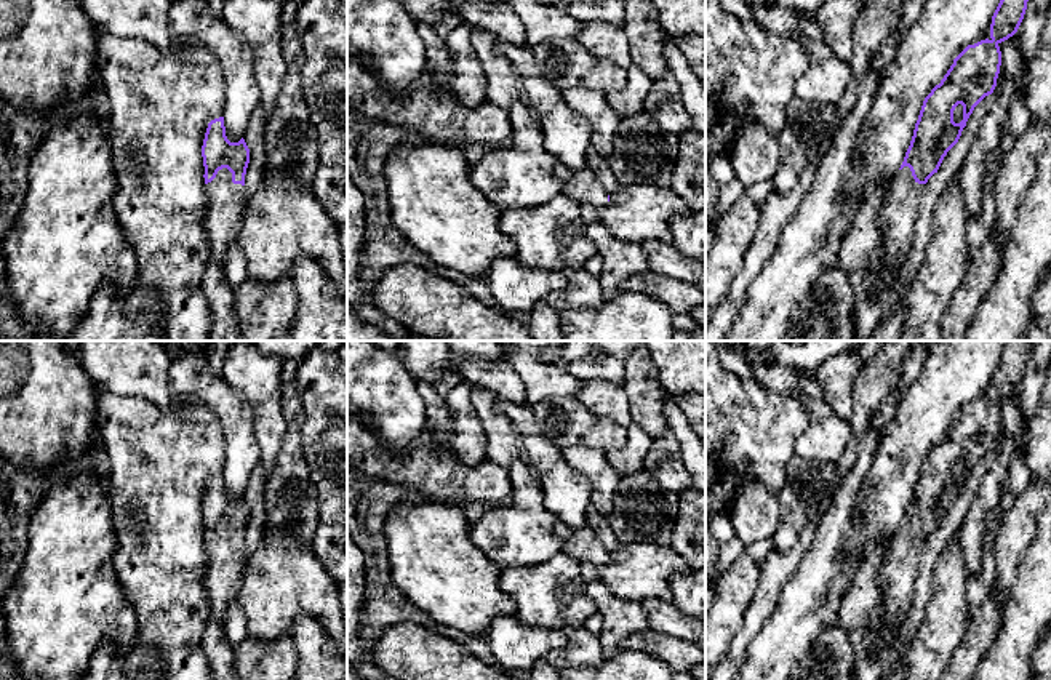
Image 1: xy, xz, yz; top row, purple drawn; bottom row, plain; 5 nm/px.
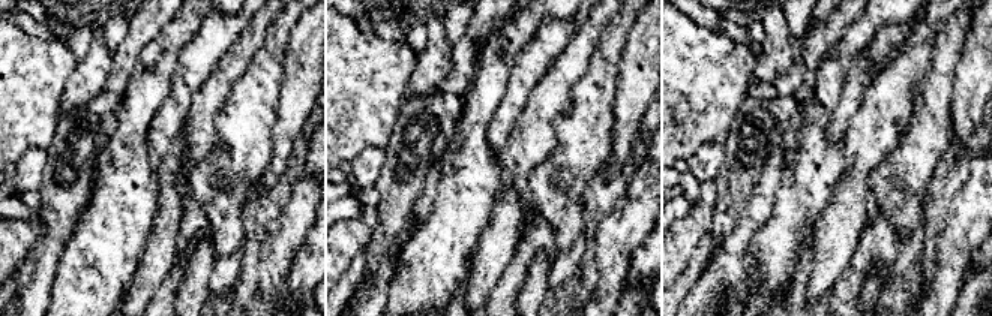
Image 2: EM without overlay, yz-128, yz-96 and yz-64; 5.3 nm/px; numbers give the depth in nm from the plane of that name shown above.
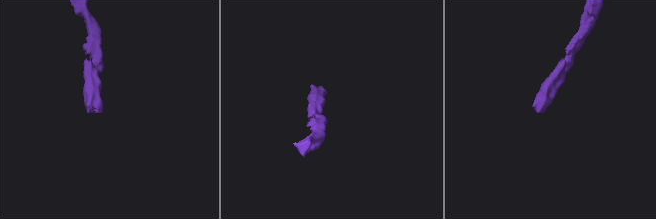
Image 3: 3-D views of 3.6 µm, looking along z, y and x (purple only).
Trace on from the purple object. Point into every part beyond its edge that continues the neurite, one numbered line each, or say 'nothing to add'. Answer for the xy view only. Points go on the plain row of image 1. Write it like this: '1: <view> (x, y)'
1: xy (224, 565)

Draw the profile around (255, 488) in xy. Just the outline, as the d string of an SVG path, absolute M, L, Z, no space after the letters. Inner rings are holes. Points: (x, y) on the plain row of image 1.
M258 464L246 483L245 501L250 507L250 522L245 533L243 544L243 562L246 563L251 554L259 547L259 541L264 534L264 526L267 520L266 506L264 506L264 490L267 483L267 474L262 466Z

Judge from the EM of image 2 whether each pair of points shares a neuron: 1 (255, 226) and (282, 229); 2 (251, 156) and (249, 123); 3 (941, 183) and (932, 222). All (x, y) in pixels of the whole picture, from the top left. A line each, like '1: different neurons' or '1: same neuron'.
1: different neurons
2: same neuron
3: same neuron

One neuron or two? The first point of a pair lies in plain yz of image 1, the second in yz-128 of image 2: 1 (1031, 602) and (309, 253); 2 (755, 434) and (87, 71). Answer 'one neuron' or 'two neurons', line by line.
1: two neurons
2: two neurons

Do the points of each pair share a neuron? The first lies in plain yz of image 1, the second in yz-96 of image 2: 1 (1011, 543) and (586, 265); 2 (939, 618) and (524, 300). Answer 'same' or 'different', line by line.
1: same
2: different

